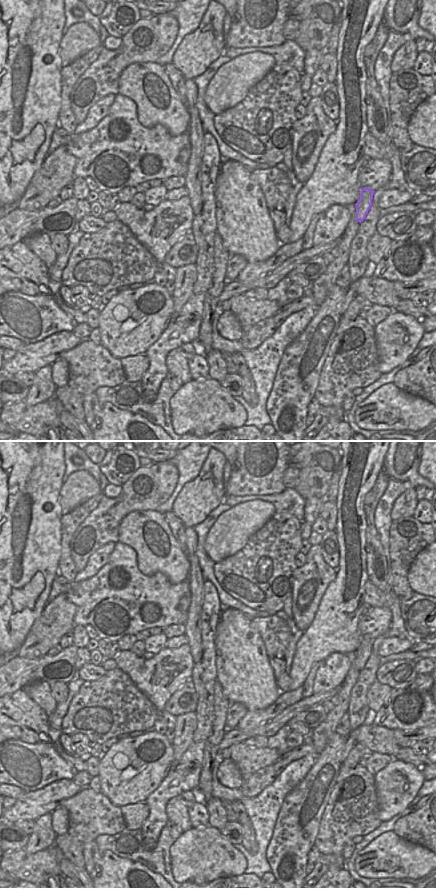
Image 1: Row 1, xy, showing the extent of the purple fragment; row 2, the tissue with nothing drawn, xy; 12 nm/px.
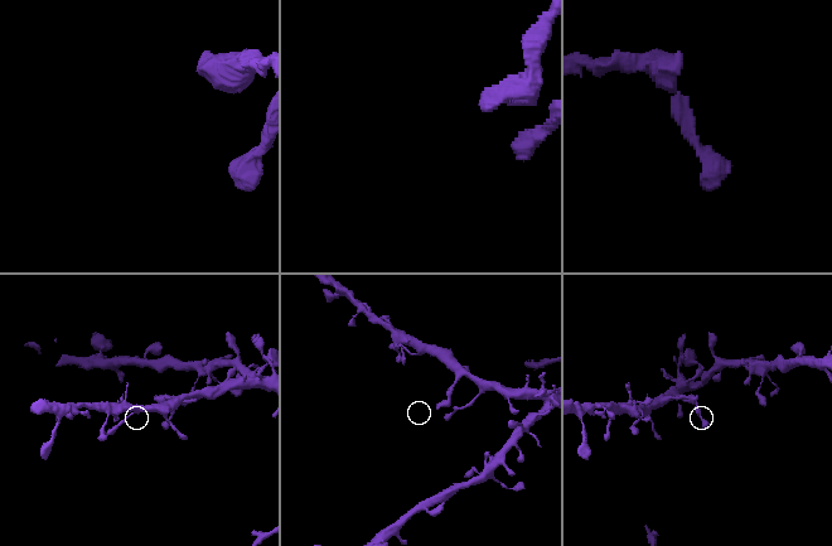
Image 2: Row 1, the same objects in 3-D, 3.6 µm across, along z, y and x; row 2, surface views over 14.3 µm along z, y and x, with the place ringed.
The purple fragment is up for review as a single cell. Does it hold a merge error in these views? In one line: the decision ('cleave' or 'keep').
keep

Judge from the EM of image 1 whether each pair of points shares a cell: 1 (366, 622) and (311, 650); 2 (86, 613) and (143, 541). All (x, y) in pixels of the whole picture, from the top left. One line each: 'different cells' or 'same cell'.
1: different cells
2: different cells

